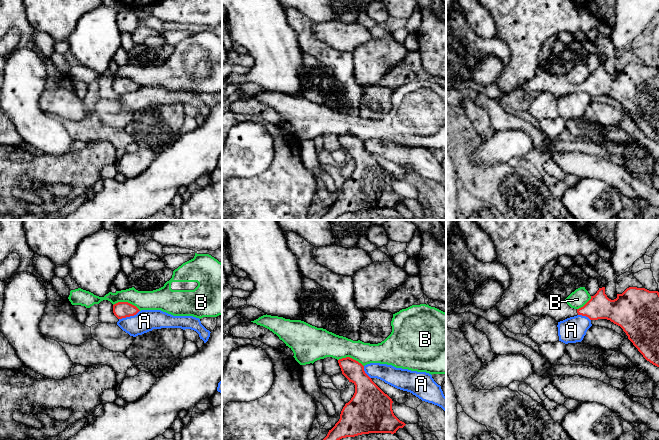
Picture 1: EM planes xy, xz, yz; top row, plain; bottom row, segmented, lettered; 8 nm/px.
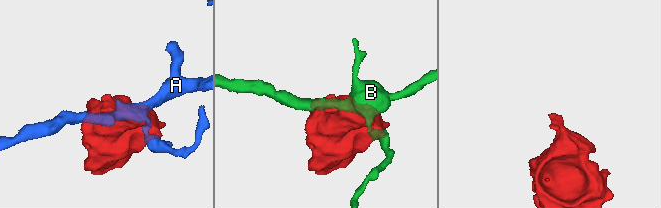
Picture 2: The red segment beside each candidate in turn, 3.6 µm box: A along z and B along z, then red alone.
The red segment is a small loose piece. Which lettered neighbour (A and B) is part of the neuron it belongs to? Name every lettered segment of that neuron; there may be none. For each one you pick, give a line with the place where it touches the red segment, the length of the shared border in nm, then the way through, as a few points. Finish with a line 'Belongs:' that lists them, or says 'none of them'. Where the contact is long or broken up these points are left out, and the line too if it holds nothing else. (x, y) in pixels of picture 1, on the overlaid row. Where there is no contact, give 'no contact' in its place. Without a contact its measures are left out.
Belongs: none of them

